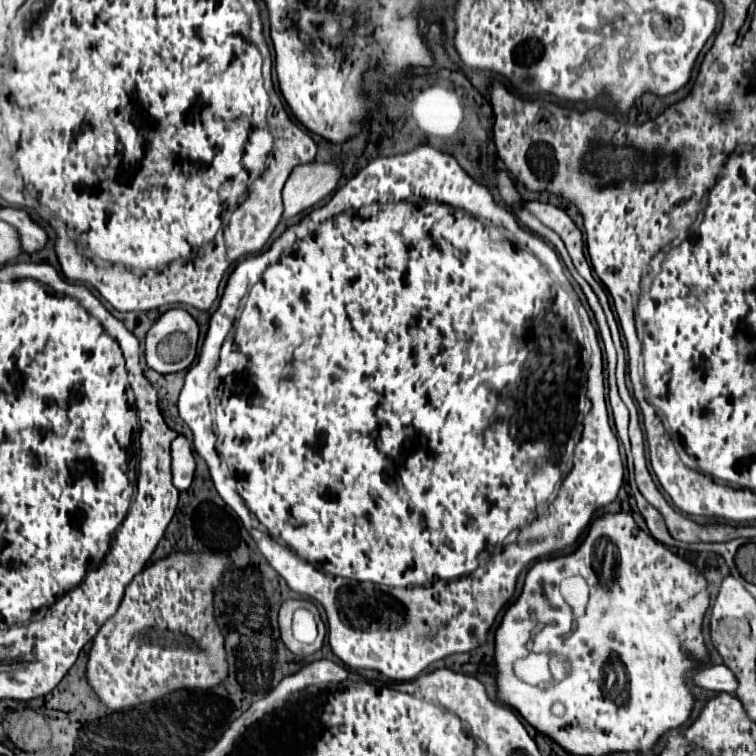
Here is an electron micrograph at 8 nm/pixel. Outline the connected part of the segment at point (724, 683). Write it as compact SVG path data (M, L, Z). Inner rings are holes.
M709 665L705 669L699 669L693 679L699 687L719 691L719 693L721 691L735 693L735 689L737 689L737 679L735 679L733 671L725 665Z

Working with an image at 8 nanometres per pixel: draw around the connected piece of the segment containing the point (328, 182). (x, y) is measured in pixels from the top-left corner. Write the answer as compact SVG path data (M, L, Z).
M307 163L295 167L283 187L283 217L295 217L325 199L337 187L339 177L341 169L335 163Z

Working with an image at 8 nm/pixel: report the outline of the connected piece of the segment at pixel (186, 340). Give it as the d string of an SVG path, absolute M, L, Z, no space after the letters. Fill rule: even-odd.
M169 309L163 313L157 323L149 329L145 339L145 361L151 369L155 369L161 375L177 373L187 369L195 355L197 355L197 341L199 341L199 325L197 321L185 311L185 309Z

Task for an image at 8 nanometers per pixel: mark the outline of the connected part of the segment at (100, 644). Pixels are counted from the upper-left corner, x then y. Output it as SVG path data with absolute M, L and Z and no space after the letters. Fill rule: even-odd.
M173 553L147 565L125 587L123 601L93 639L87 683L111 711L151 703L179 689L213 689L227 677L225 637L213 615L213 595L231 561L213 553Z

